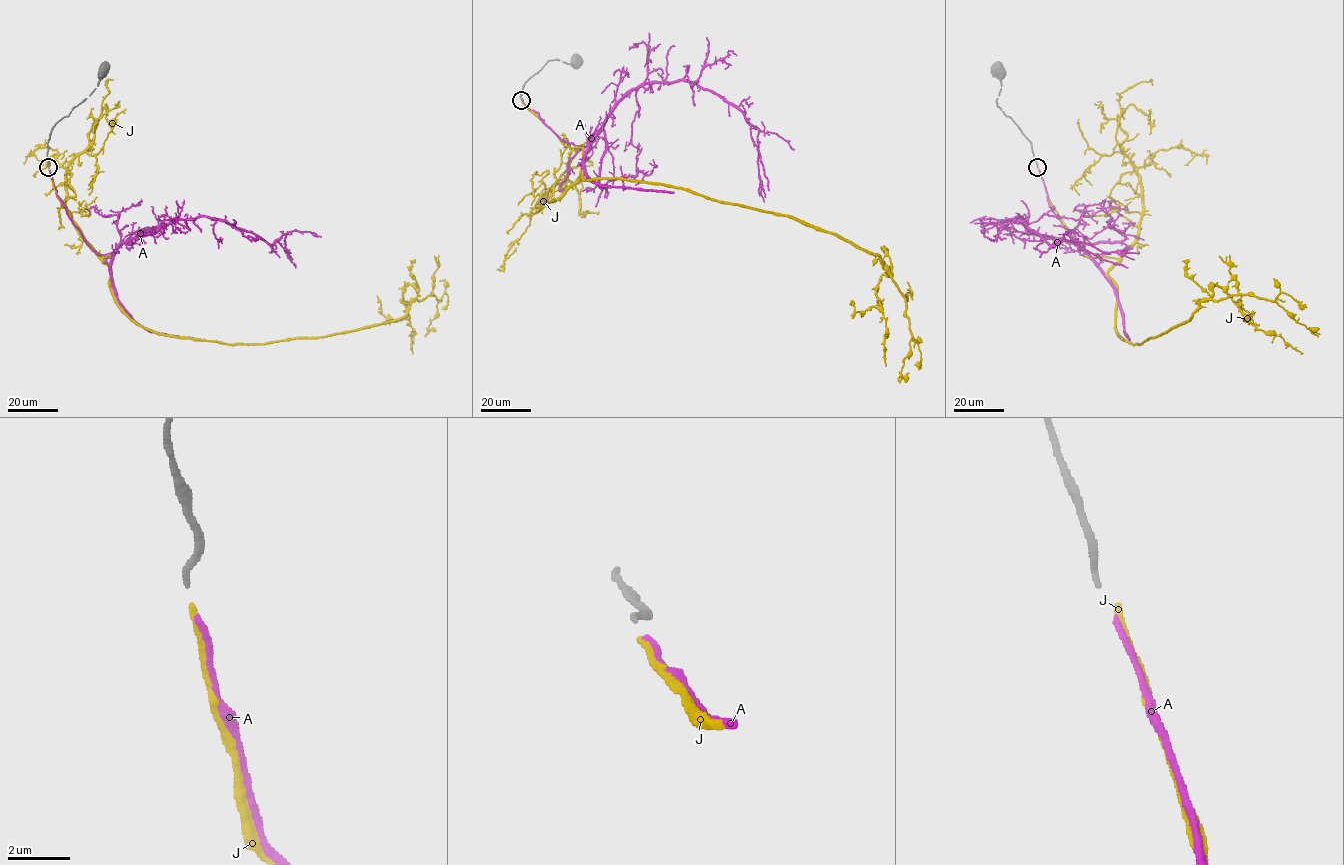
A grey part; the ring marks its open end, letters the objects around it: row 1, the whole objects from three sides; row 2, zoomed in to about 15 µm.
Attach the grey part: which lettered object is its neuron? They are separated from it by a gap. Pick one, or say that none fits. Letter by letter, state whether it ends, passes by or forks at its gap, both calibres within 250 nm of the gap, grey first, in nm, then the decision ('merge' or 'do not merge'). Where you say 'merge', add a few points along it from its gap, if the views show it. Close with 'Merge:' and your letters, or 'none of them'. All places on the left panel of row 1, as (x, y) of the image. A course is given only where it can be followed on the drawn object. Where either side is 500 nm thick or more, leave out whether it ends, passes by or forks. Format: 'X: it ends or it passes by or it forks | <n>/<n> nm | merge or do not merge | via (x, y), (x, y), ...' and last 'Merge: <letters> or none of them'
A: it ends | 200/190 nm | merge | via (49, 170), (69, 219), (100, 255), (172, 222), (204, 216), (269, 245), (285, 234), (291, 253)
J: it ends | 200/200 nm | do not merge
Merge: A

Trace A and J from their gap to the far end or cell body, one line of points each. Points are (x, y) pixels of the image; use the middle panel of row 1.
A: (522, 102), (561, 139), (586, 151), (630, 91), (695, 83), (758, 129), (764, 202)
J: (522, 102), (583, 148), (576, 181), (584, 171), (689, 188), (875, 253), (890, 274), (876, 287), (885, 366)

